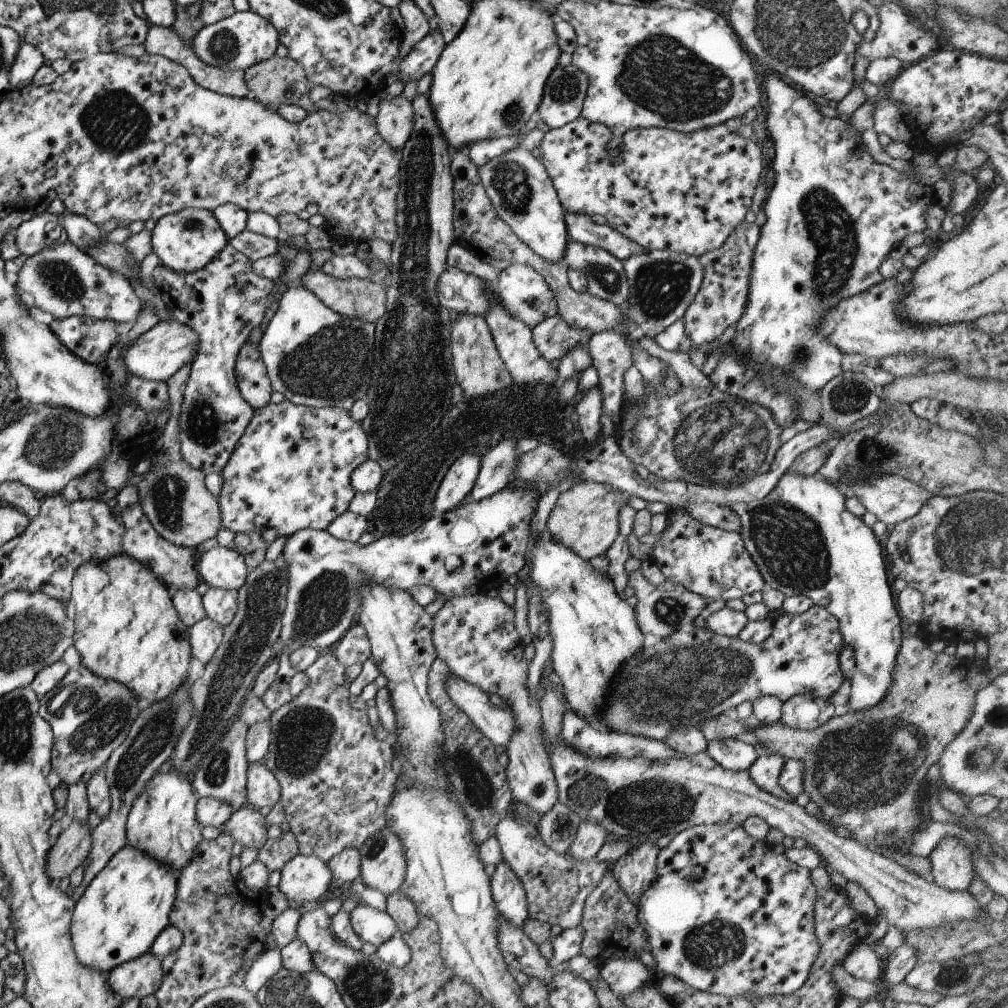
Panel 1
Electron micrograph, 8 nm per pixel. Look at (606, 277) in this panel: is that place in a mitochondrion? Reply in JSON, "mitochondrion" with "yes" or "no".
{"mitochondrion":"yes"}

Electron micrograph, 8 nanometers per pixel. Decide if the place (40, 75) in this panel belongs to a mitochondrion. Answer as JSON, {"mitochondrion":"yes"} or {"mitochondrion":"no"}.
{"mitochondrion":"no"}

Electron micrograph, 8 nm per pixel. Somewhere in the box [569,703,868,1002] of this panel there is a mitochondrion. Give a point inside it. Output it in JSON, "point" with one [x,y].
{"point":[713,945]}

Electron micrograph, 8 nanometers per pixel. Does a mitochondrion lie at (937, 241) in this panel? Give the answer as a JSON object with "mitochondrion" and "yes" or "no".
{"mitochondrion":"no"}

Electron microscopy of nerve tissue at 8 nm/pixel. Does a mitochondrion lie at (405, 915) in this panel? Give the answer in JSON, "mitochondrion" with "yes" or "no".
{"mitochondrion":"no"}

